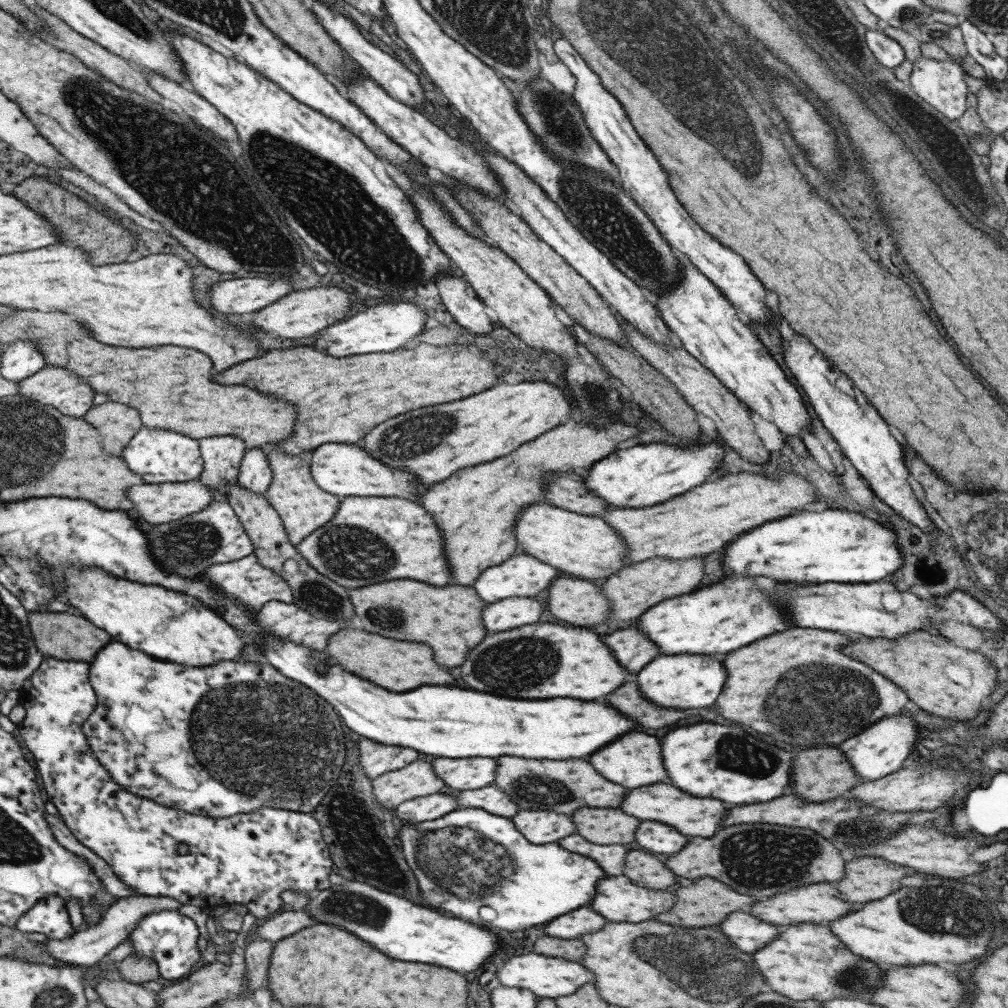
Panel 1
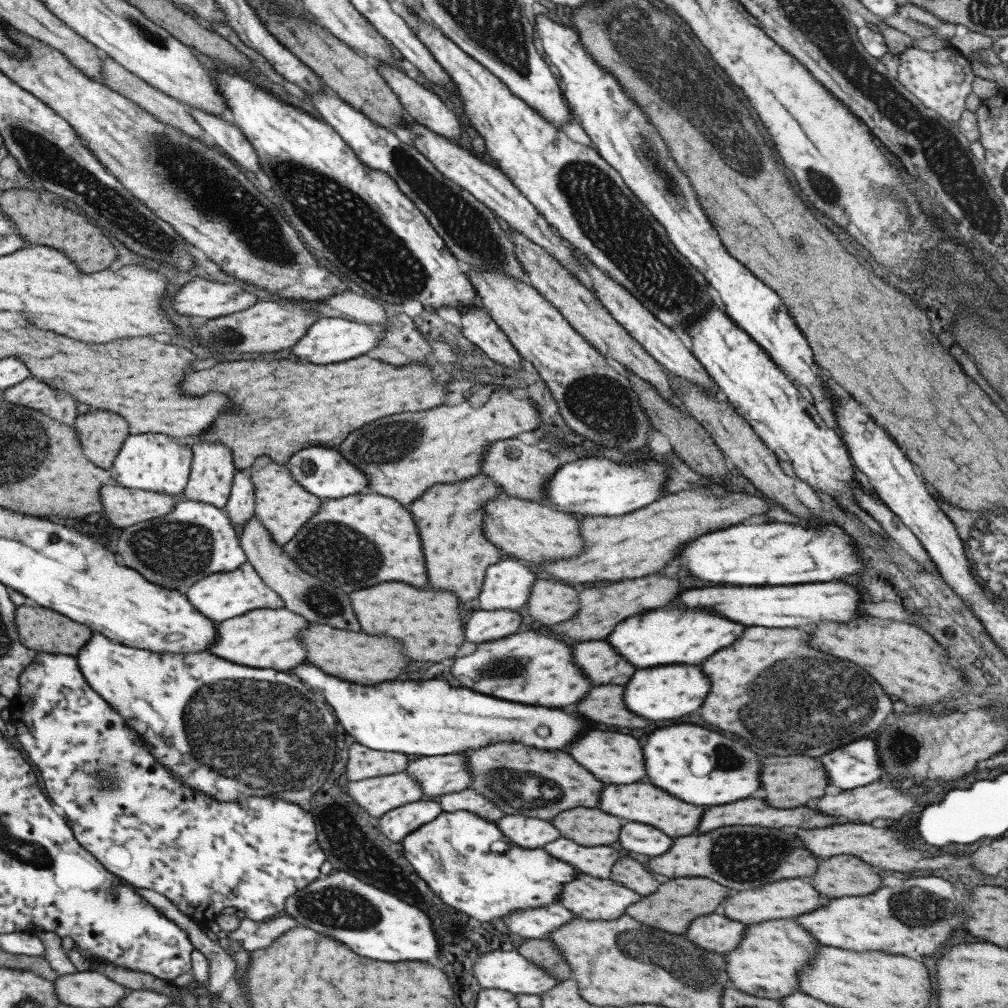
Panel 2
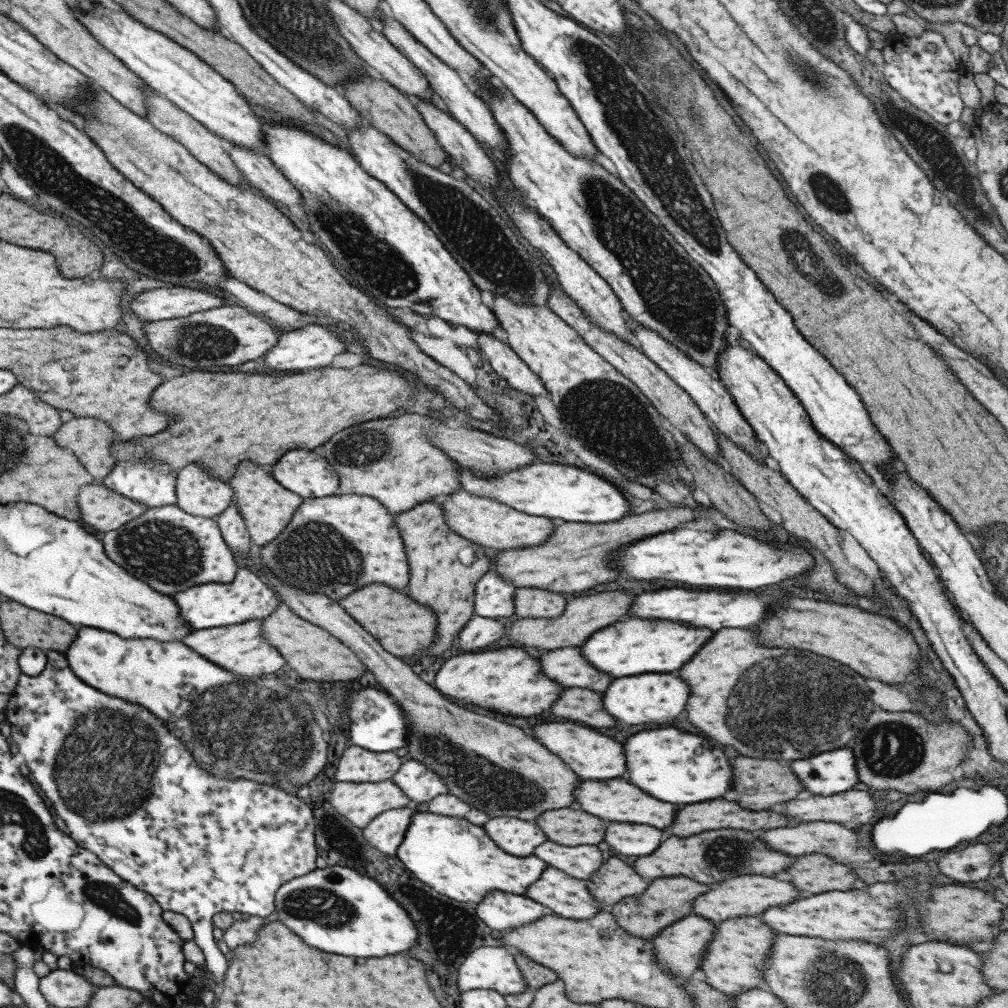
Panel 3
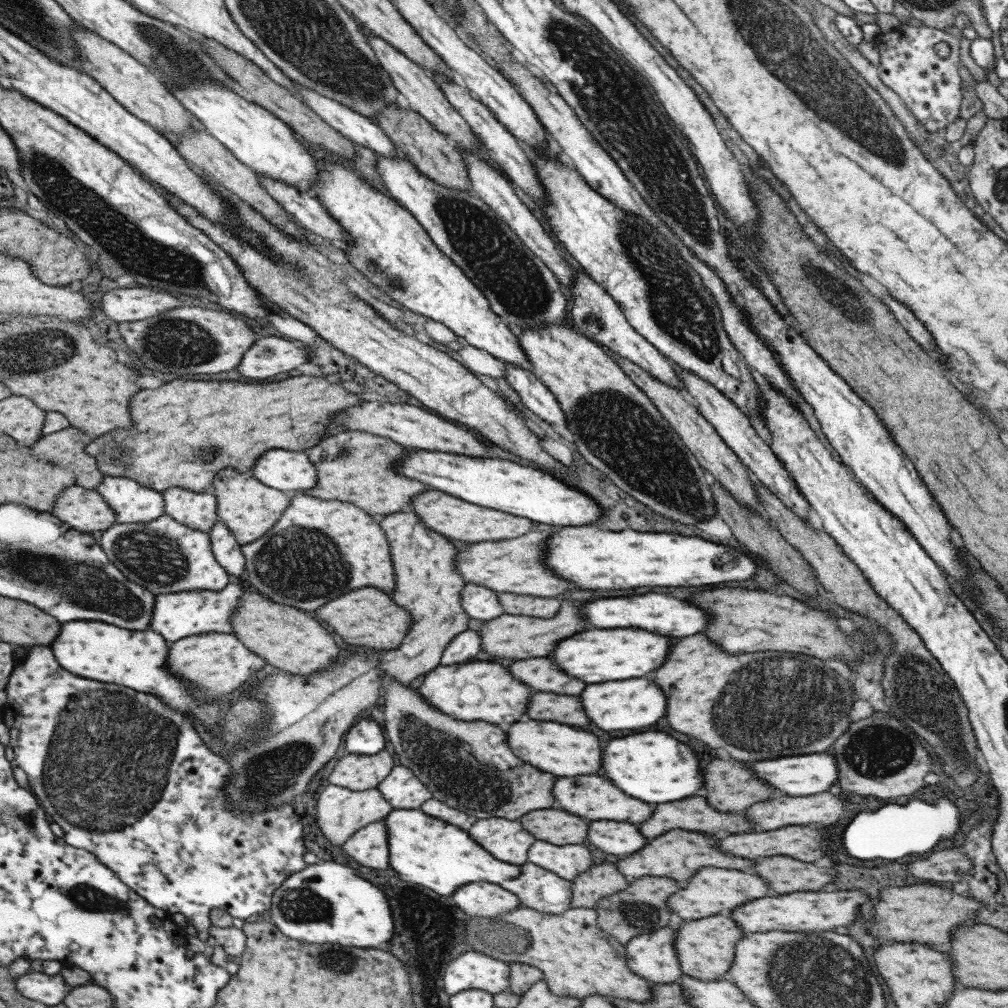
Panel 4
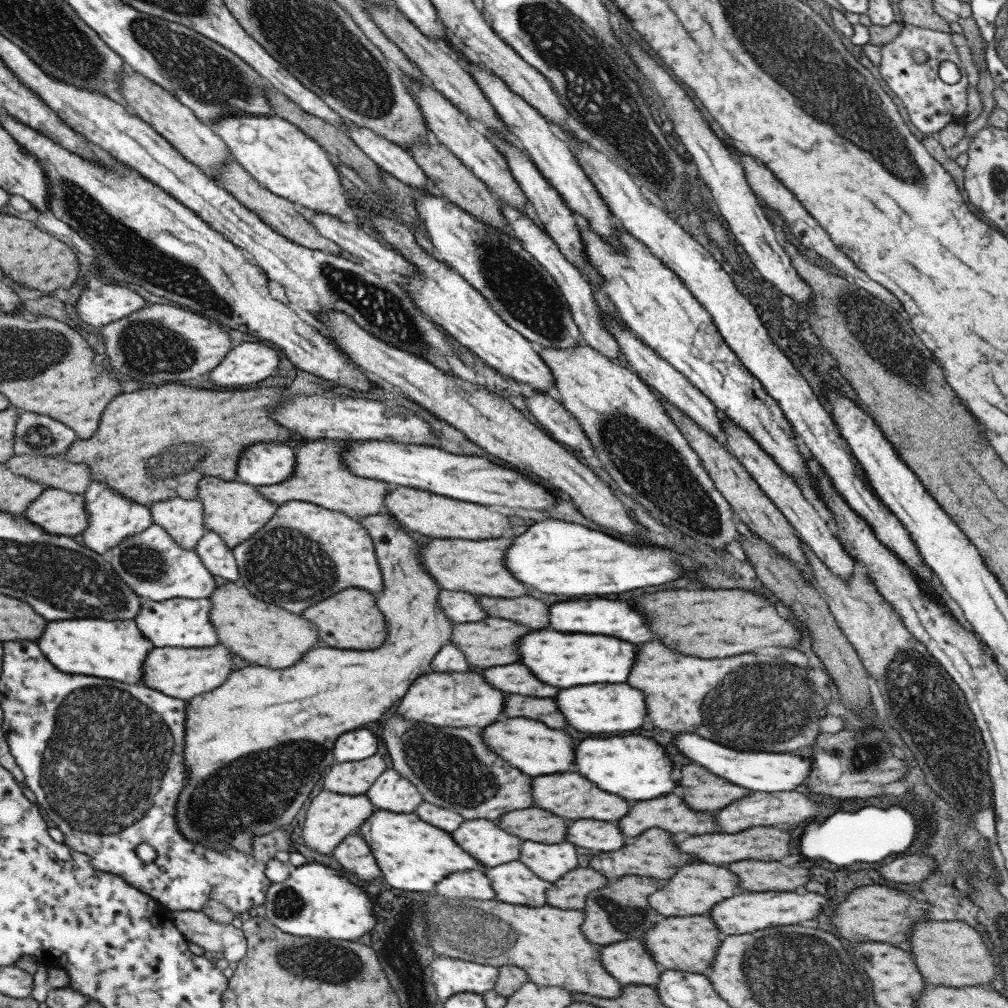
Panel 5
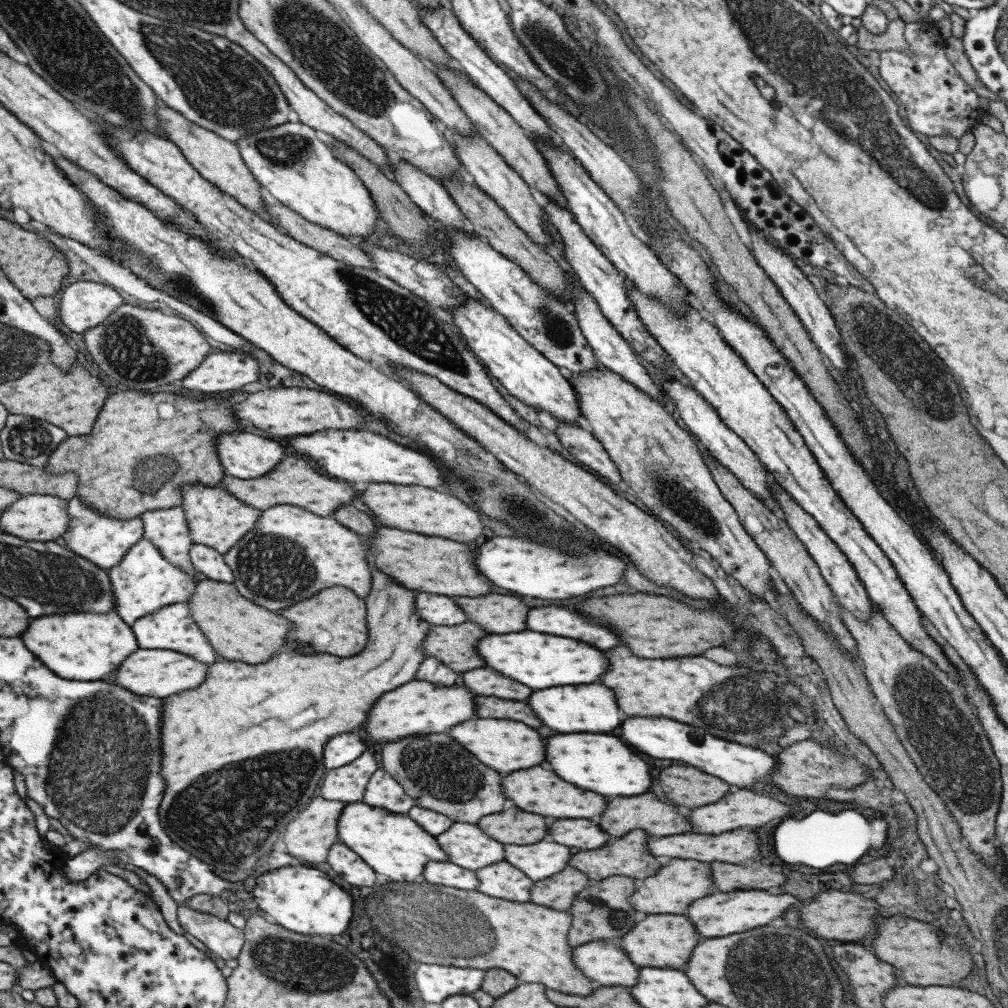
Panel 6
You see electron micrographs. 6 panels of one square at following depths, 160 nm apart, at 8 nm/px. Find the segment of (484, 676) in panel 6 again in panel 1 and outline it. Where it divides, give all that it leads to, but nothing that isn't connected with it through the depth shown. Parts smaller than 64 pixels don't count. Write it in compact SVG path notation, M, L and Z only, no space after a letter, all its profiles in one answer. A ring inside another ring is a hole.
M625 628L609 634L605 638L605 646L613 652L619 664L633 674L639 672L645 664L649 664L659 654L655 644L651 644L651 640L647 640L643 632L635 628Z

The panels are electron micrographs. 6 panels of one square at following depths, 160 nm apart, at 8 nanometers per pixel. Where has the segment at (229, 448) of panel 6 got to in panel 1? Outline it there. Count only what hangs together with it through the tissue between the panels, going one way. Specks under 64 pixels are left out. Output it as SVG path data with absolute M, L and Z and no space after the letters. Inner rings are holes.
M355 443L320 444L308 453L310 460L310 475L317 487L329 494L340 498L349 496L393 496L417 502L420 493L425 488L420 488L416 478L409 471L400 471L393 467L386 467L380 460L368 455Z

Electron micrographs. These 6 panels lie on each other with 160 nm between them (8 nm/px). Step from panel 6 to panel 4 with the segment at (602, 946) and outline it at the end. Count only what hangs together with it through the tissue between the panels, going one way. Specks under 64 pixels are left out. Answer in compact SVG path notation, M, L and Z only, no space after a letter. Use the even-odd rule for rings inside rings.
M664 926L628 940L624 944L627 966L650 984L675 983L682 975L673 946L676 928Z

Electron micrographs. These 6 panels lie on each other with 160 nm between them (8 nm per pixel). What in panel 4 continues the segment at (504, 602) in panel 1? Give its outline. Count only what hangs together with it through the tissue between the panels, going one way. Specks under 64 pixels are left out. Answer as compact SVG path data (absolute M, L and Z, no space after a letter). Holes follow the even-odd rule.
M465 629L455 636L441 654L439 665L451 666L451 664L467 664L474 660L480 651L479 633L470 629Z

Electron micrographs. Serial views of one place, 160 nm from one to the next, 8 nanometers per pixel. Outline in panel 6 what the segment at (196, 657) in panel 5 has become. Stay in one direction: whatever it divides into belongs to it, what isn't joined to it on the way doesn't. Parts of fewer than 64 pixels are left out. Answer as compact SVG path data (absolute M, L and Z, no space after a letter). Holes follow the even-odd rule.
M138 649L127 656L127 660L123 660L123 664L115 670L115 684L141 696L165 699L166 696L199 686L205 680L203 677L207 675L207 666L179 652Z

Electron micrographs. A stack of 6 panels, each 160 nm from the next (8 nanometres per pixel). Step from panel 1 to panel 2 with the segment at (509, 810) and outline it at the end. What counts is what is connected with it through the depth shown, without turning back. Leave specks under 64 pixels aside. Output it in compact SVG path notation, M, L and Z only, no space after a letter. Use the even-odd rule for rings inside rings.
M469 787L459 792L450 792L439 795L437 798L442 811L455 812L467 811L484 818L487 822L496 821L504 814L483 795Z

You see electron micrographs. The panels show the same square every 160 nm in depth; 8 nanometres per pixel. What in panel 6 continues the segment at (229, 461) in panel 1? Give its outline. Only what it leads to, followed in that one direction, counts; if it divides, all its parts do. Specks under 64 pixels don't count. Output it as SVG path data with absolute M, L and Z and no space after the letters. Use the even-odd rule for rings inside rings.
M176 506L145 511L140 514L140 519L143 523L142 537L149 539L168 563L195 575L189 558L189 547L193 542L183 509Z

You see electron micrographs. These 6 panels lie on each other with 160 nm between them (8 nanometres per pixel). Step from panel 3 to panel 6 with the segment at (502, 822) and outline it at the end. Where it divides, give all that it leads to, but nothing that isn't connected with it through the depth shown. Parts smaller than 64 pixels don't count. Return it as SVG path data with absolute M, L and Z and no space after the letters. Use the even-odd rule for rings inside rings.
M452 822L447 832L435 837L451 864L472 871L504 860L504 844L485 836L476 824Z

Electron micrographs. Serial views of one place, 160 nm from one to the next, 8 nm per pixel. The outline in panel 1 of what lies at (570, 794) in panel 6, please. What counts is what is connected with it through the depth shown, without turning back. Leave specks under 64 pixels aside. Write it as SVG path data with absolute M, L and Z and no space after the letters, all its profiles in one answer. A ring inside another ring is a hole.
M653 784L653 786L629 790L627 796L623 798L621 810L629 816L639 818L639 820L657 820L657 822L669 824L685 836L709 838L721 828L719 822L723 820L723 816L727 812L727 804L723 804L721 800L687 796L685 792L679 792L679 788L673 788L669 784Z

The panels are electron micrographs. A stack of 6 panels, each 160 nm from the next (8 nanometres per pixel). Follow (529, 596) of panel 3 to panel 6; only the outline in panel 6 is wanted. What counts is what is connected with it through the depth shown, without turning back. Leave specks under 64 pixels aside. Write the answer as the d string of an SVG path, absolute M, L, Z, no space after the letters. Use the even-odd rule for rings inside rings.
M487 593L475 597L454 597L466 616L489 633L521 632L530 609L515 595Z

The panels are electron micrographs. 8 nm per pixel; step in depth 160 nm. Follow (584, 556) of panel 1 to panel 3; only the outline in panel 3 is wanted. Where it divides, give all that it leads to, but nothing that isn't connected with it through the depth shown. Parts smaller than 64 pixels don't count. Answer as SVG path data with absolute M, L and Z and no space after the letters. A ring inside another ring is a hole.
M461 490L440 497L440 500L445 522L456 535L480 547L495 548L498 551L541 544L548 539L557 525L547 517L531 516L495 499L486 499Z

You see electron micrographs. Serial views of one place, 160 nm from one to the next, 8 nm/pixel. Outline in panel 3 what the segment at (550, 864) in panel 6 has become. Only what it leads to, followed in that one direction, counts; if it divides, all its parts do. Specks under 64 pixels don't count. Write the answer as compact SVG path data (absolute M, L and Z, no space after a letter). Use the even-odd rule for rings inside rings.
M552 840L536 846L532 854L549 867L558 868L573 879L586 881L603 862L601 850L597 846L560 845Z

